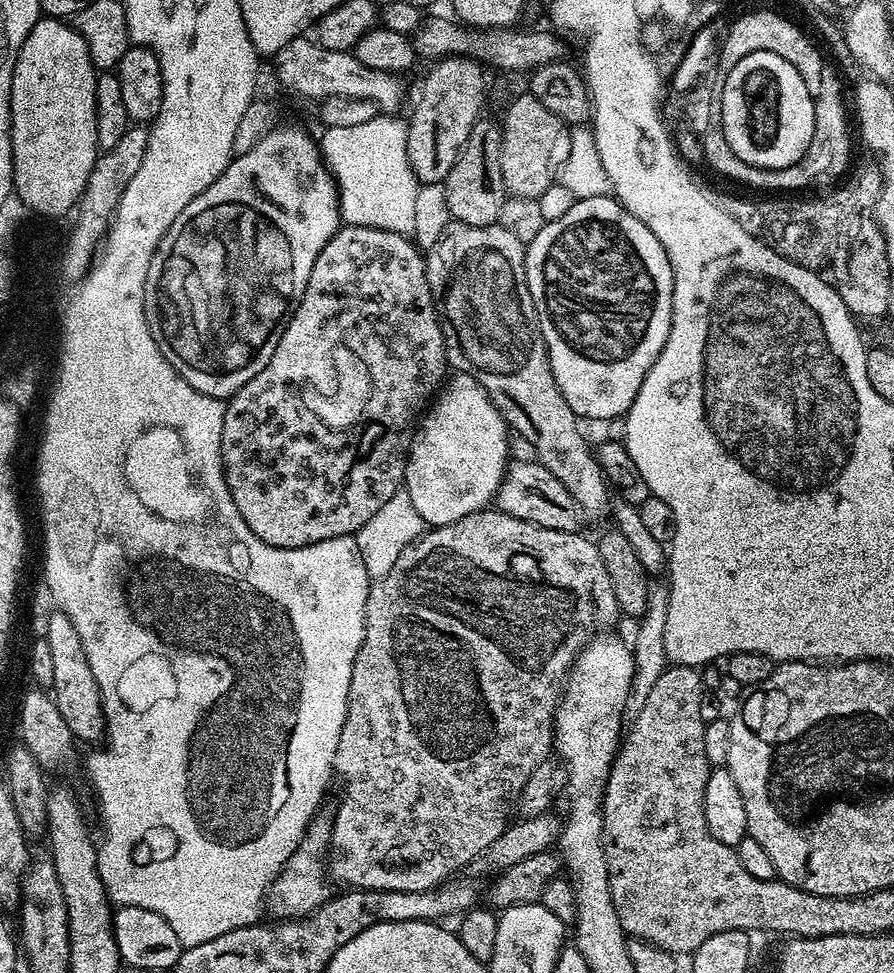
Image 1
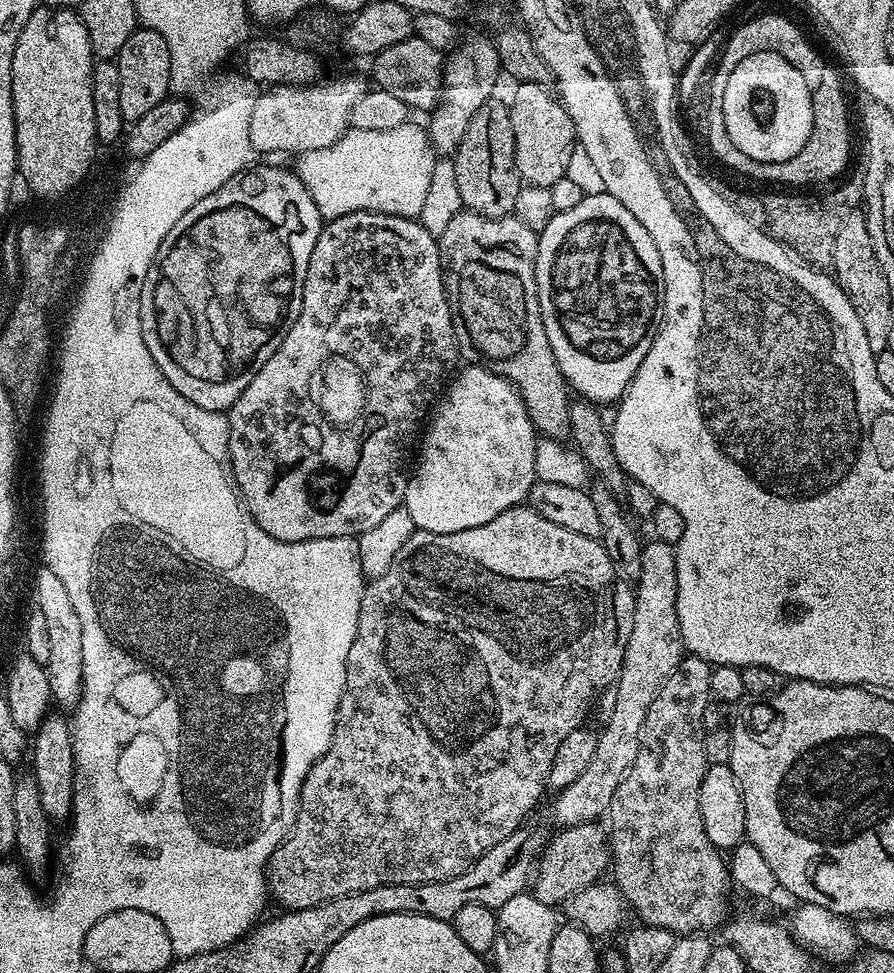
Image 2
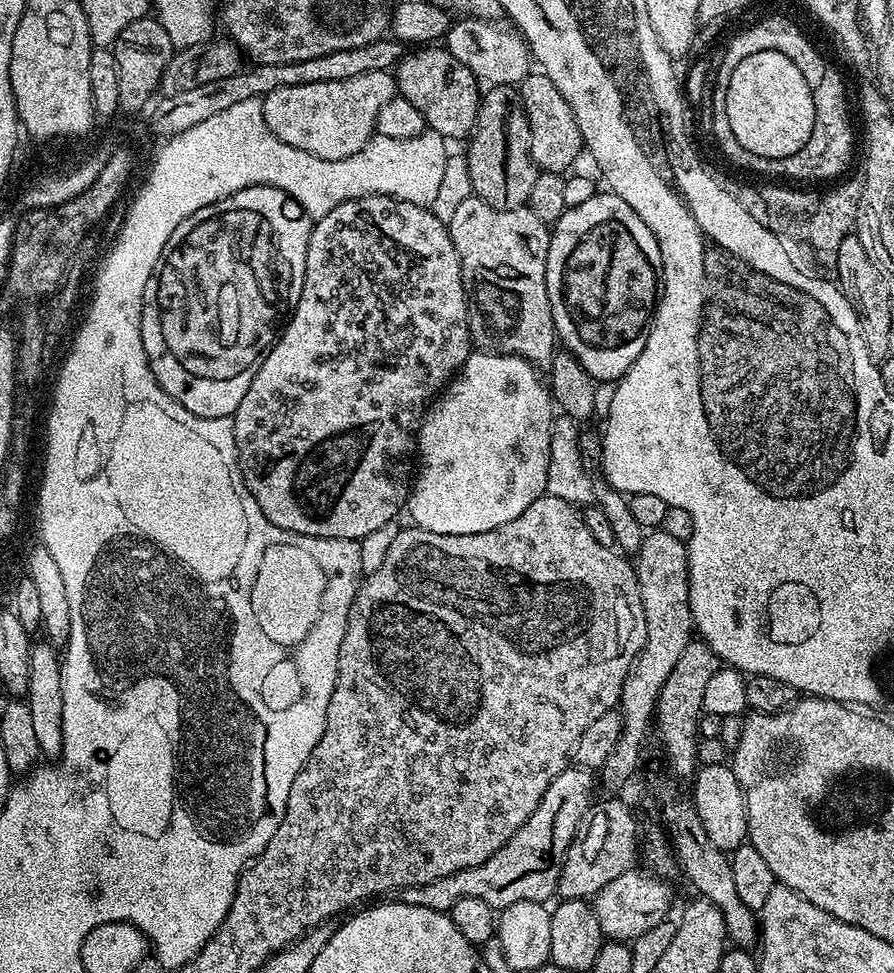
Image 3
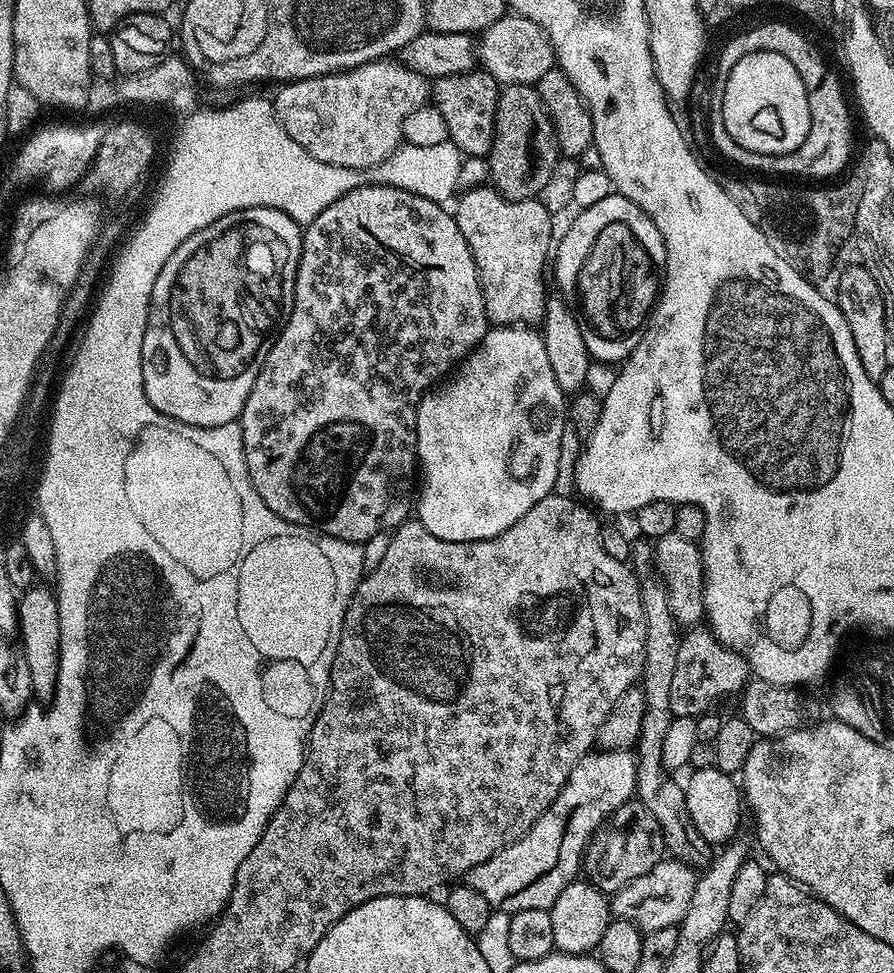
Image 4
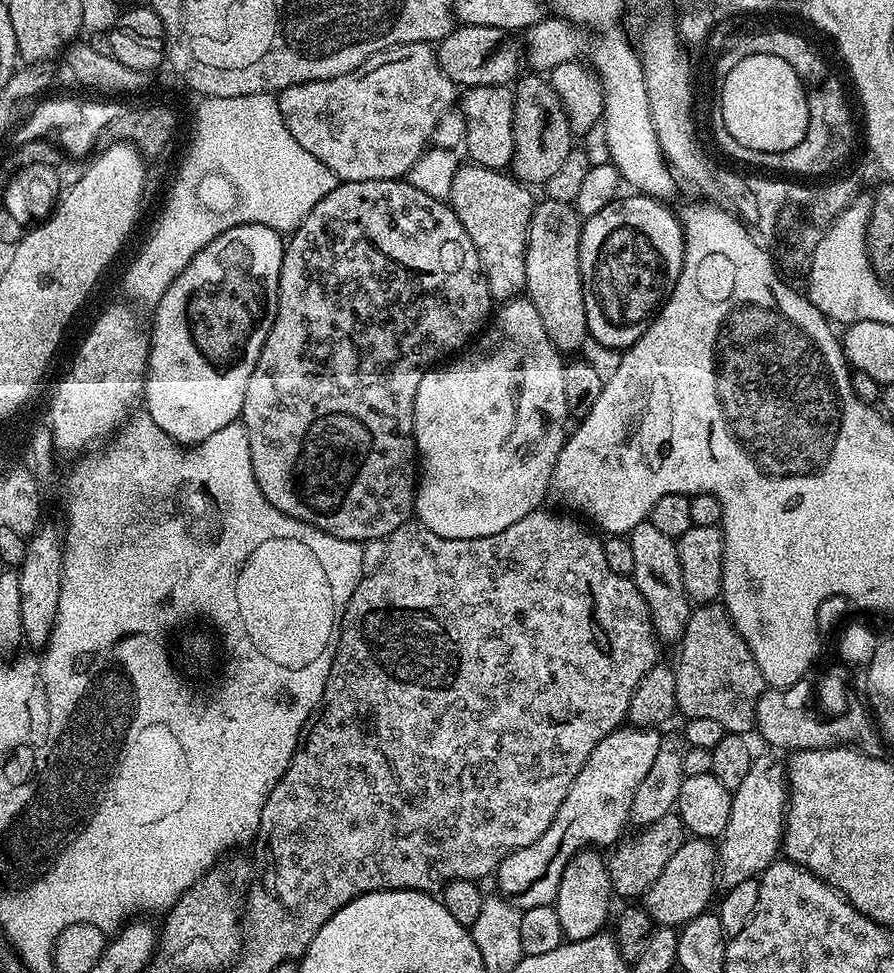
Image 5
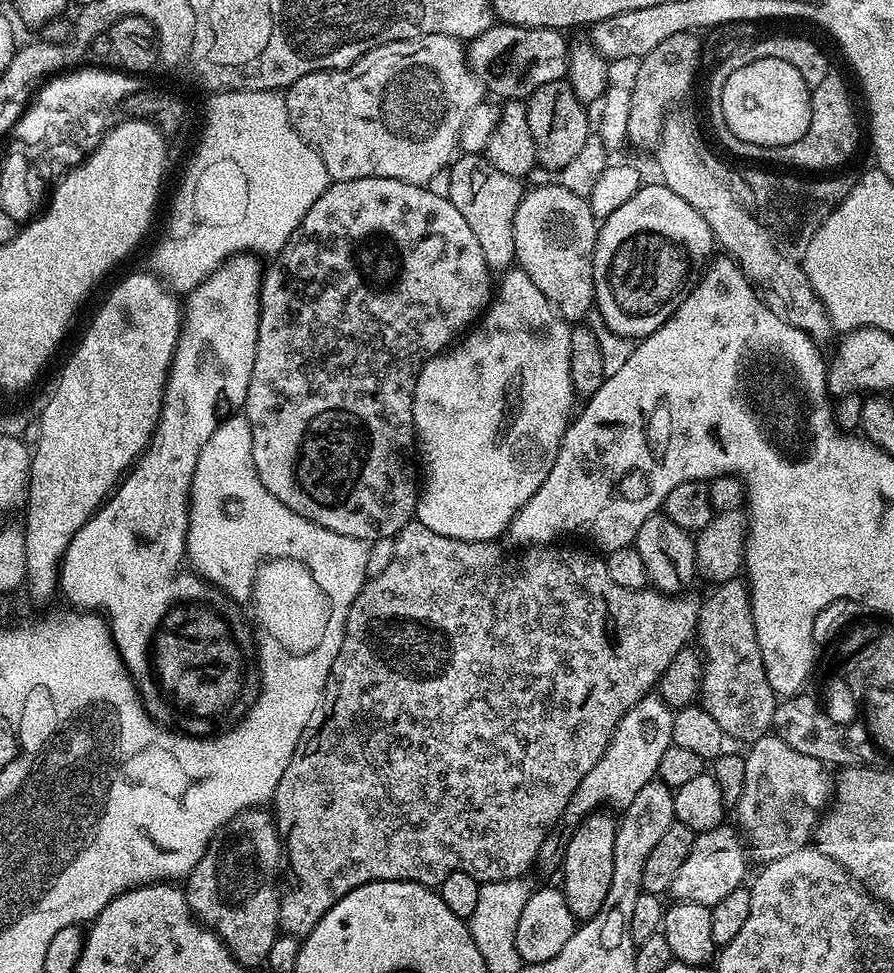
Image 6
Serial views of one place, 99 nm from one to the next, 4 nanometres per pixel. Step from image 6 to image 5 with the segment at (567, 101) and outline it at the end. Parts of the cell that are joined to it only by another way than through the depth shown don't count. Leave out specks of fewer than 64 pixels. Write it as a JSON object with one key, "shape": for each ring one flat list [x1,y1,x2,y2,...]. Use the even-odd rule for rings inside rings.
{"shape":[[521,75,514,84,514,95,516,97,514,102,514,146,516,153,512,156,510,172,517,180,529,186,543,186,562,166,566,154,570,154,570,150,574,146,574,140,572,140,574,133,566,118,566,110,551,83,543,75,529,75]]}

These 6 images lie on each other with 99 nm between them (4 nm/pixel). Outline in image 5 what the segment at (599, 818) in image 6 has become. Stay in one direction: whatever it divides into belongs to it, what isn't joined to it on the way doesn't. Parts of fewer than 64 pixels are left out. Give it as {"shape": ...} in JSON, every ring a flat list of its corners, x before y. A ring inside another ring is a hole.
{"shape":[[583,848,580,852,575,852,570,858,570,862,566,866,566,870,562,870,562,882,558,886,558,894,556,895,556,899,554,901,554,907,556,913,558,914,558,922,562,922,562,930,564,931,564,940,581,940,582,938,590,938,594,934,598,934,599,932,605,931,606,925,604,923,609,923,610,920,610,912,608,916,608,907,611,906,612,900,614,901,614,893,612,891,612,883,610,882,610,878,608,877,608,862,607,859,602,855,599,856,599,851,593,850,592,848]]}

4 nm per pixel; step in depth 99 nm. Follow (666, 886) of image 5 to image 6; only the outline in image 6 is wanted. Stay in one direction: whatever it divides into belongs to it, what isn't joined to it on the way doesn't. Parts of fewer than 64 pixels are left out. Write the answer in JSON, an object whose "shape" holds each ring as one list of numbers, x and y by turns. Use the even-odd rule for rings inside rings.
{"shape":[[721,826,709,832,697,832,690,854,686,854,686,862,682,862,682,870,674,878,670,896,676,902,698,902,702,906,712,908,726,894,745,883,744,875,748,872,750,856,746,851,745,841,735,827]]}

